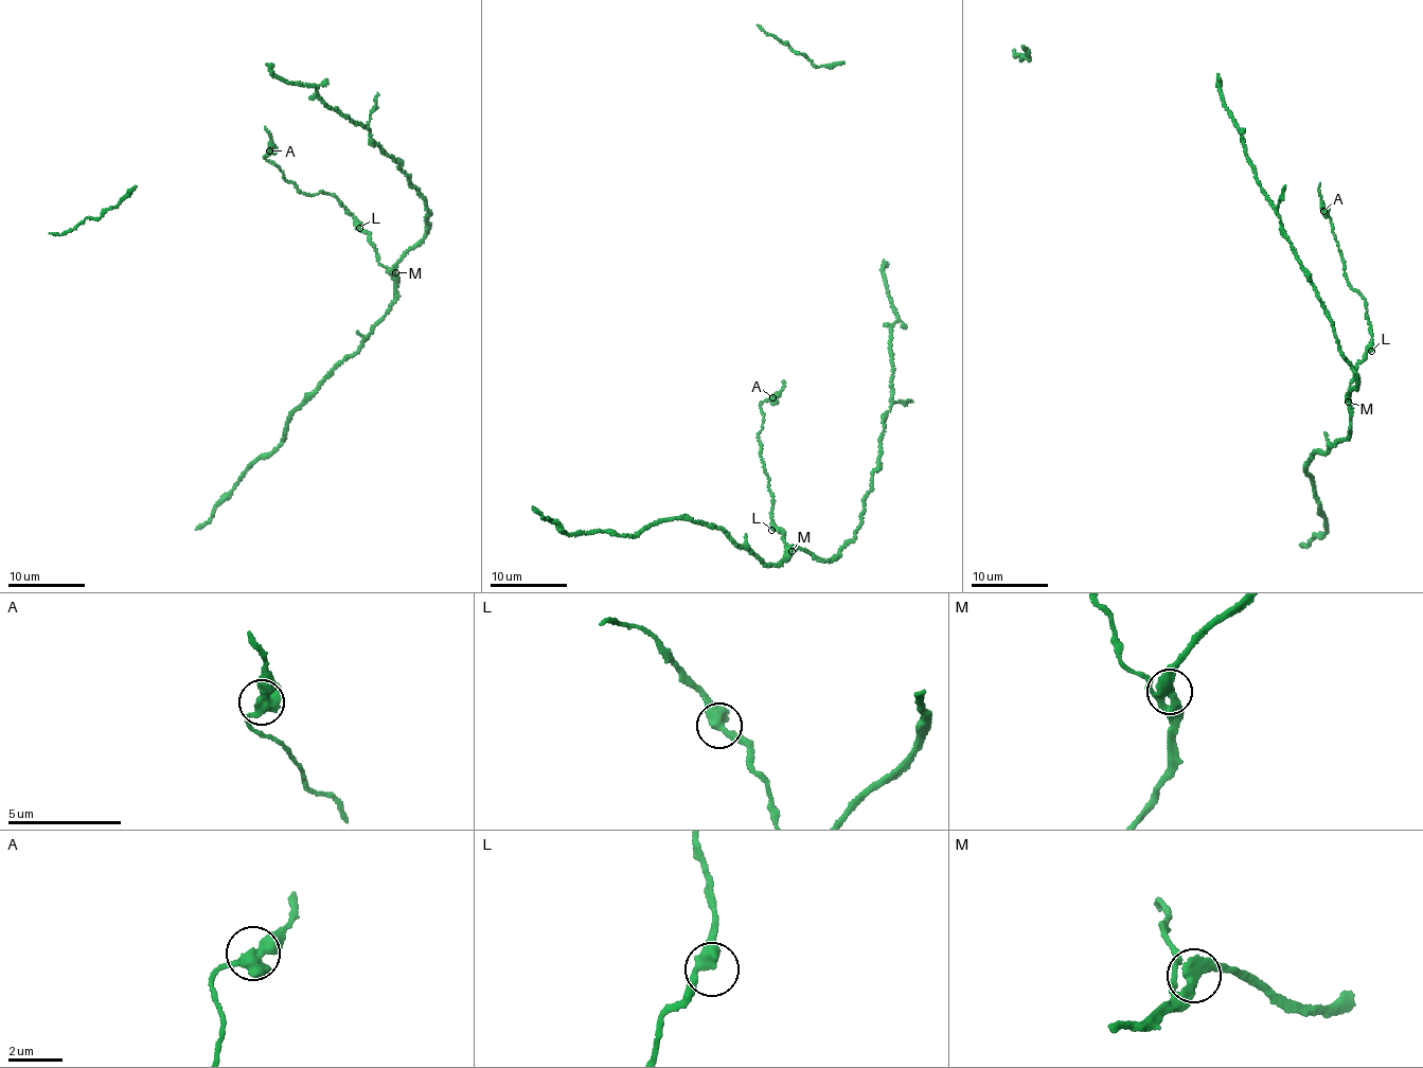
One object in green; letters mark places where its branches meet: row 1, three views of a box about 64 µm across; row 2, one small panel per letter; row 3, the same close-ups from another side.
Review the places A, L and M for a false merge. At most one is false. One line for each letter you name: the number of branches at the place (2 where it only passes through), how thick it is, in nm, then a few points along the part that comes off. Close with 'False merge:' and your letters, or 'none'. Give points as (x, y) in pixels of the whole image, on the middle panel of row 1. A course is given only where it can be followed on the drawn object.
A: 2 branches meet; 460 nm thick; foreign part runs (771, 397), (784, 385), (783, 380)
False merge: A

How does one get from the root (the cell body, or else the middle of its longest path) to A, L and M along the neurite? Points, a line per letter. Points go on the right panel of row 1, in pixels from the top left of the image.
A: (1303, 268), (1355, 372), (1357, 386), (1348, 396), (1372, 335), (1323, 211)
L: (1303, 268), (1332, 323), (1339, 352), (1355, 372), (1357, 386), (1348, 396), (1357, 365), (1371, 351)
M: (1303, 268), (1332, 323), (1339, 352), (1355, 372), (1357, 386), (1350, 392), (1348, 402)

